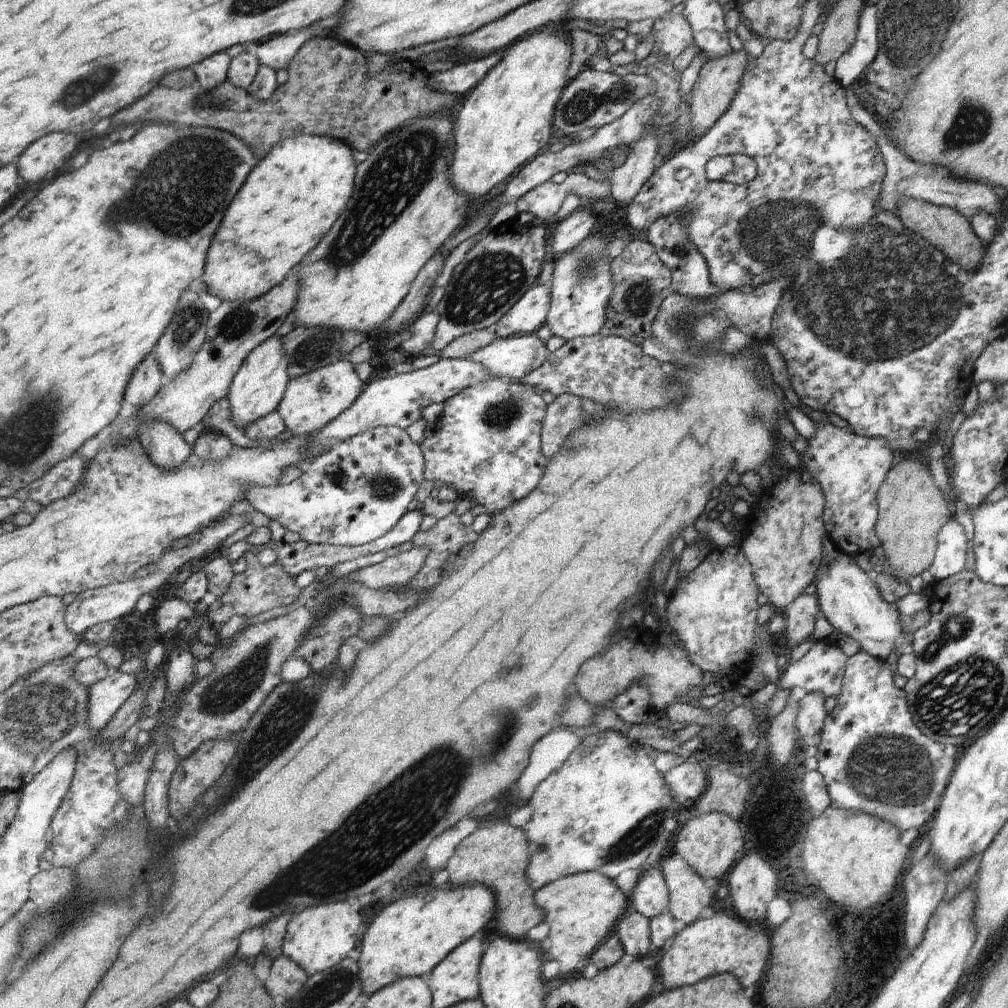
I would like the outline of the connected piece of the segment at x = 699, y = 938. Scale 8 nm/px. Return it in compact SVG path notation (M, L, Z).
M723 912L701 918L696 923L681 927L672 940L670 949L660 959L660 970L667 990L693 986L703 978L713 974L729 973L734 975L745 988L757 987L767 968L770 951L769 932L763 932L759 923L748 923Z

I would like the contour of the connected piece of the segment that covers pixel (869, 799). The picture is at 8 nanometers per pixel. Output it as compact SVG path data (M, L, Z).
M861 650L846 657L840 691L835 702L822 722L820 744L816 746L814 755L817 761L816 771L825 783L830 806L880 818L893 824L899 832L917 829L931 820L956 764L953 759L943 755L943 748L939 744L927 740L927 736L923 736L913 724L903 689L893 685L889 665Z

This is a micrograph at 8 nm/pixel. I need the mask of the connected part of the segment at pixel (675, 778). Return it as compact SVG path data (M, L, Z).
M687 760L672 768L664 777L676 798L683 802L696 802L707 788L706 772L699 760Z

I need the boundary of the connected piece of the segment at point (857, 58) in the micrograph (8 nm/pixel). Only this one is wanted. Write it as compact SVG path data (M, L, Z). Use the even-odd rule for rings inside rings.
M876 5L862 6L853 44L834 62L834 78L845 89L858 87L861 74L878 51L879 32Z

